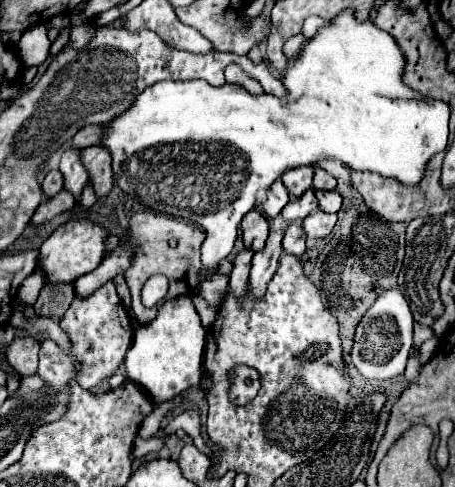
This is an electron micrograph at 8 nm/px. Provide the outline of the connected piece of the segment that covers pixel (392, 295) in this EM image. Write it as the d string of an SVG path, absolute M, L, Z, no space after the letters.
M399 287L387 289L375 299L375 303L367 309L367 313L357 325L351 349L351 363L367 379L385 381L397 377L405 371L407 355L413 345L411 337L413 337L413 315L409 303Z

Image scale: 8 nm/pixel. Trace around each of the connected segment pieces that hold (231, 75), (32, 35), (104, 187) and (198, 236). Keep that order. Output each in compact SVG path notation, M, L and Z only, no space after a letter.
M229 65L227 69L225 69L225 79L227 79L227 83L239 83L239 85L243 85L243 87L247 87L251 93L261 93L263 89L261 89L261 85L253 79L253 77L249 77L247 73L243 73L243 69L239 69L239 65Z
M33 25L27 31L23 31L19 43L15 45L19 59L23 65L41 65L49 57L49 47L51 41L47 37L47 27L45 25Z
M97 145L97 147L83 149L81 159L89 171L89 179L93 181L97 197L105 197L111 191L115 181L113 169L111 169L111 153L107 153L107 149Z
M143 211L143 213L135 213L131 217L129 235L131 235L131 241L135 245L139 245L139 251L137 251L137 257L133 259L133 265L125 273L125 281L129 285L129 291L133 297L133 311L135 311L139 323L153 321L157 317L157 311L159 311L159 307L147 309L141 303L141 289L149 277L153 277L157 273L165 275L169 279L167 299L175 299L181 295L199 293L199 281L203 277L207 277L207 273L215 273L219 269L219 265L215 265L211 269L203 269L201 243L205 241L205 233L195 225L183 223L183 221L177 221L173 217L153 213L153 211Z

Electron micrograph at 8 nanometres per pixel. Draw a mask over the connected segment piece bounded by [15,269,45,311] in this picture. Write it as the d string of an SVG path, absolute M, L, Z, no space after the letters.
M37 269L37 271L33 271L33 273L23 281L23 285L19 287L19 303L15 305L17 311L23 311L27 305L33 305L33 303L37 301L39 291L41 291L41 287L43 287L43 279L45 279L43 271Z

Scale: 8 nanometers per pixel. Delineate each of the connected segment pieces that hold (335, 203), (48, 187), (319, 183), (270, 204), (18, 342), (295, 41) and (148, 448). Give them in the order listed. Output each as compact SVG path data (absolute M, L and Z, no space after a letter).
M315 191L319 209L325 213L337 213L341 209L341 195L337 191Z
M59 169L47 171L47 175L45 175L45 179L43 179L43 193L45 193L47 197L53 197L53 195L57 195L61 189L63 189L63 175L61 175L61 171L59 171Z
M315 169L315 177L313 177L313 189L335 189L335 177L329 175L323 169Z
M277 179L269 189L267 189L267 195L265 195L265 203L263 203L263 211L267 217L275 217L281 213L281 209L287 205L289 201L289 193L285 189L285 185L281 183L281 179Z
M31 337L13 339L13 343L9 345L9 365L17 373L35 375L35 371L37 371L37 353L39 353L39 343L35 343L35 339L31 339Z
M293 35L285 45L283 45L283 53L287 59L295 59L299 53L301 53L301 47L303 47L303 35Z
M136 435L134 439L132 458L139 459L147 455L150 452L159 451L163 446L163 441L158 438L142 439L139 435Z

